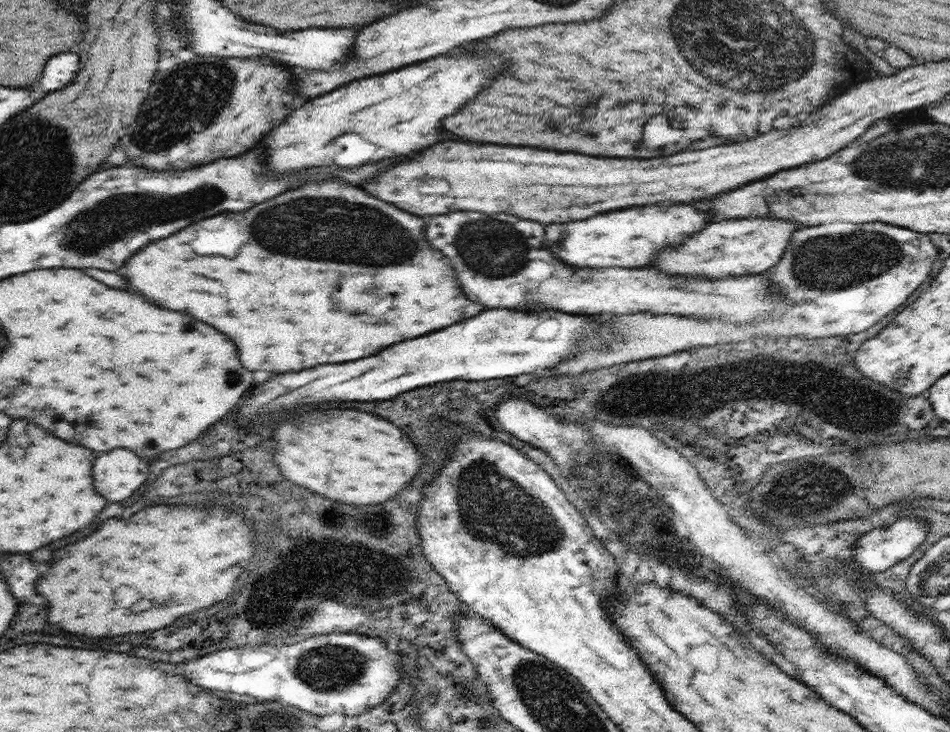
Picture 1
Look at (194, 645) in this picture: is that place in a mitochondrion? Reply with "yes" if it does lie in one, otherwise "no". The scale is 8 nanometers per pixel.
no

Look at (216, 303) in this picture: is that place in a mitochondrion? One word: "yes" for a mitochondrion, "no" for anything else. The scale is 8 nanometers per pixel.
no

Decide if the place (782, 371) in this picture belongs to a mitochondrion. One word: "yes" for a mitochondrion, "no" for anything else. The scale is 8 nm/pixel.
yes

